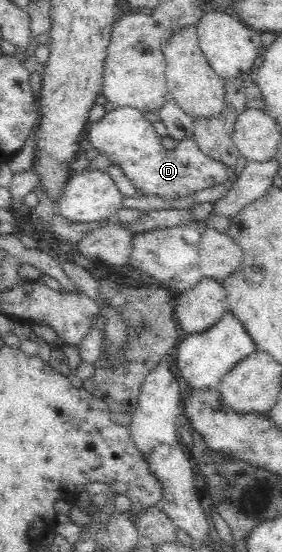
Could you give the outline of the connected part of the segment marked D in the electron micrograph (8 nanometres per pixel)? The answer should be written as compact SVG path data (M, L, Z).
M129 106L109 109L99 121L91 122L91 127L86 134L89 137L89 145L93 149L97 149L99 154L108 157L113 165L123 169L123 173L131 180L131 185L136 189L136 197L159 195L163 199L169 199L172 205L185 205L190 203L192 194L201 189L221 185L231 175L231 168L201 153L193 137L177 140L175 148L167 150L161 142L162 137L155 132L151 122L145 119L143 112Z

